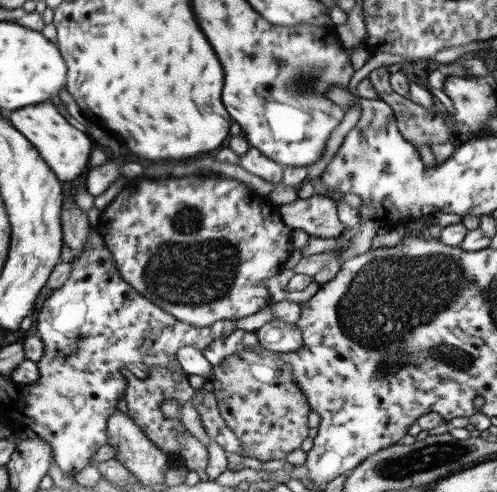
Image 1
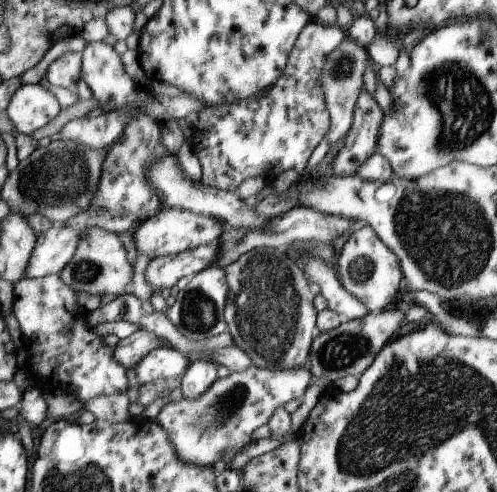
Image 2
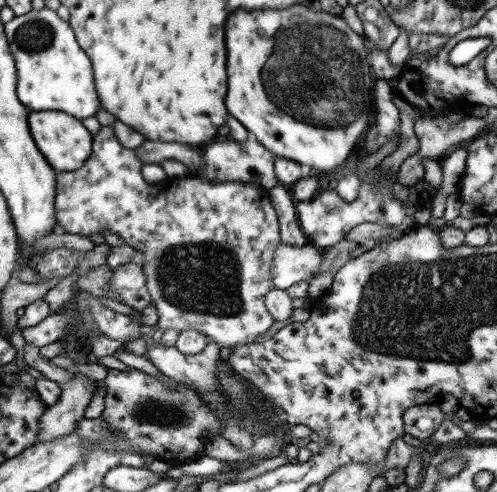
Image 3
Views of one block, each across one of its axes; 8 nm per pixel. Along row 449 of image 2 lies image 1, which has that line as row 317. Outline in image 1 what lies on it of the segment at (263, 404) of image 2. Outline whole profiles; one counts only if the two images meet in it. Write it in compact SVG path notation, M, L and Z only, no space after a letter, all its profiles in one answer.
M191 174L191 176L185 176L185 178L167 180L167 182L161 182L161 180L151 182L147 178L143 182L143 178L141 178L135 188L137 190L131 192L131 194L127 194L127 196L125 196L125 190L123 190L121 194L117 194L117 198L103 212L99 212L99 214L93 216L95 218L95 224L97 224L97 234L103 238L105 248L111 252L111 256L113 256L113 260L117 264L119 274L123 276L123 280L133 290L137 290L143 298L151 300L155 306L163 308L169 316L173 316L181 324L187 324L187 326L193 326L193 328L211 328L211 324L217 322L217 320L231 320L235 324L239 318L251 316L251 314L263 310L265 306L269 306L269 292L263 286L263 282L267 278L279 274L285 268L285 262L291 256L289 240L291 240L291 232L293 232L281 220L275 204L271 204L267 200L261 200L261 198L253 198L251 190L243 182L231 180L231 178L221 178L221 176L209 178L209 176L203 176L203 174Z

